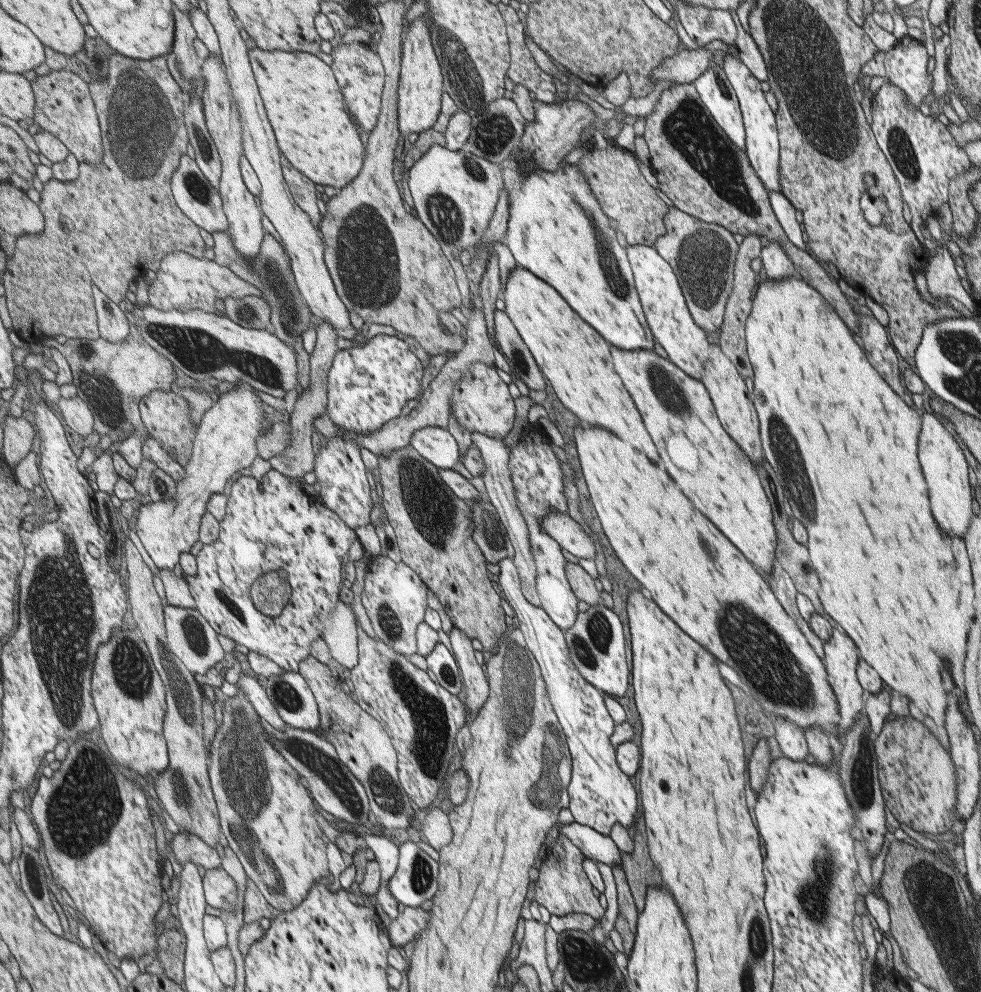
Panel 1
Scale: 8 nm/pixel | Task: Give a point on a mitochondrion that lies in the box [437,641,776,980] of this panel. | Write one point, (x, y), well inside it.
(517, 680)

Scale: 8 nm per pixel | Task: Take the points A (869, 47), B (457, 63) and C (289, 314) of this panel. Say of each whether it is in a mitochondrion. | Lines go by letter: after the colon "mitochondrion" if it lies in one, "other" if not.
A: other
B: mitochondrion
C: mitochondrion

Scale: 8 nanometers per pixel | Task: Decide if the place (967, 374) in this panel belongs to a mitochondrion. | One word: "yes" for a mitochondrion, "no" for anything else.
yes

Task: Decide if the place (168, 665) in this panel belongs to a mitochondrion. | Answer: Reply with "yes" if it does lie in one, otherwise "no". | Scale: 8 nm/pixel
yes

